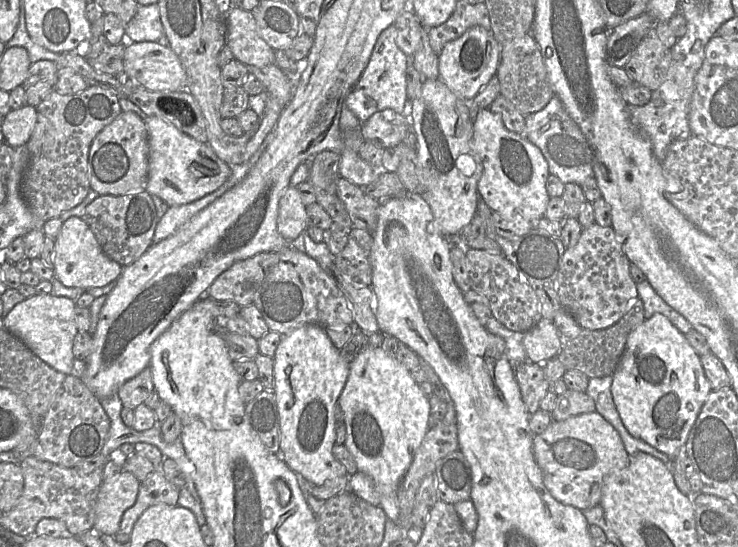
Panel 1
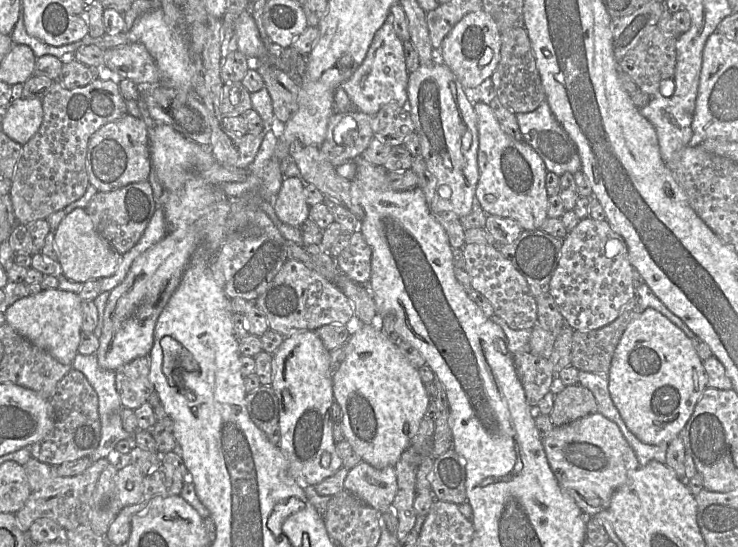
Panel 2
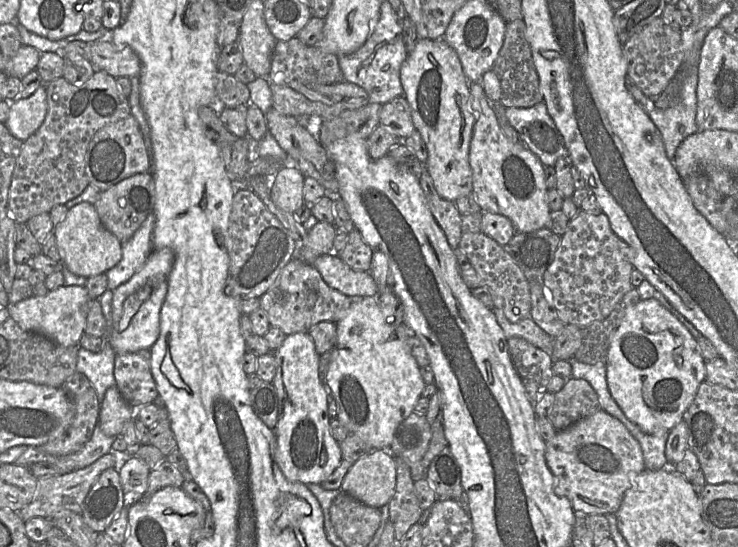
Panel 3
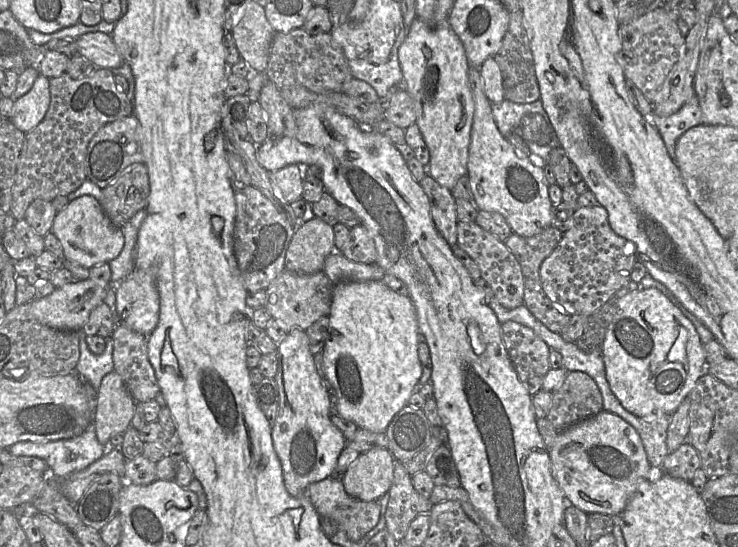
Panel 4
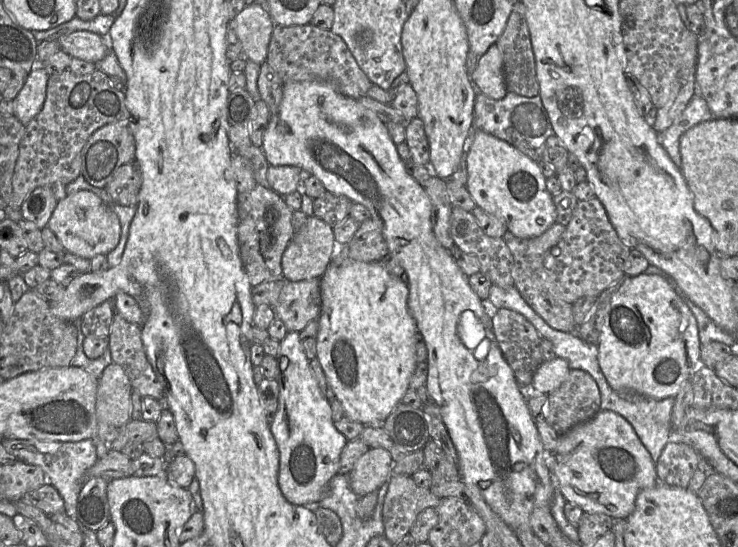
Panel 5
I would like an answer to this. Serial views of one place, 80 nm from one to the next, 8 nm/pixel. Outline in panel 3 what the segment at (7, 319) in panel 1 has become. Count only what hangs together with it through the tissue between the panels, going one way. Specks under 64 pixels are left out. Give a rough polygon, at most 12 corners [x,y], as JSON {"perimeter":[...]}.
{"perimeter":[[60,286],[8,306],[26,331],[77,346],[91,298]]}

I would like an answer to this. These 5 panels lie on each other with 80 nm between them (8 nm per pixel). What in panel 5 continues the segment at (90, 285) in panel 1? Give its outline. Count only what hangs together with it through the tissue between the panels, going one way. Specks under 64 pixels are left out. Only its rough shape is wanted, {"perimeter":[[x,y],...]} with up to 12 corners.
{"perimeter":[[85,190],[58,201],[47,226],[90,260],[118,245],[117,214]]}

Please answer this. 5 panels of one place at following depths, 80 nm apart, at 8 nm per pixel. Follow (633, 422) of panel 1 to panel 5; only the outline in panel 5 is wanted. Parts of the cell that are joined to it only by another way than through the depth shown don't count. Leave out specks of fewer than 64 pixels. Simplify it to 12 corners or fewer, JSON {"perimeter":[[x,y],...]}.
{"perimeter":[[667,275],[621,279],[598,343],[615,391],[676,397],[705,365]]}

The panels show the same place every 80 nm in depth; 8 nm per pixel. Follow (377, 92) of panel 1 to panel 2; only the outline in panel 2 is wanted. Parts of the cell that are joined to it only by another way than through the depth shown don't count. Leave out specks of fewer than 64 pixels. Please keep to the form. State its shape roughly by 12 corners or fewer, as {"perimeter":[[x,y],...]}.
{"perimeter":[[389,13],[340,87],[374,116],[408,106],[403,42]]}

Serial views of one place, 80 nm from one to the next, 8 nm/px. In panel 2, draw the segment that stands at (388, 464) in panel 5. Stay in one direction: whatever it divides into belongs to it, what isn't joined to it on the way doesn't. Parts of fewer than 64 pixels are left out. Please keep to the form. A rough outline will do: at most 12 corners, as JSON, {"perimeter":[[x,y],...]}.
{"perimeter":[[361,461],[344,490],[383,513],[398,489],[395,466]]}

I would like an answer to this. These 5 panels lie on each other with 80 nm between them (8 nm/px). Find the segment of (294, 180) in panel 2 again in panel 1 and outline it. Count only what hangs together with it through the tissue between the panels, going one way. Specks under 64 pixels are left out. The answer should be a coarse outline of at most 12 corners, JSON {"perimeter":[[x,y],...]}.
{"perimeter":[[290,185],[279,201],[277,230],[289,243],[308,227],[306,207]]}

